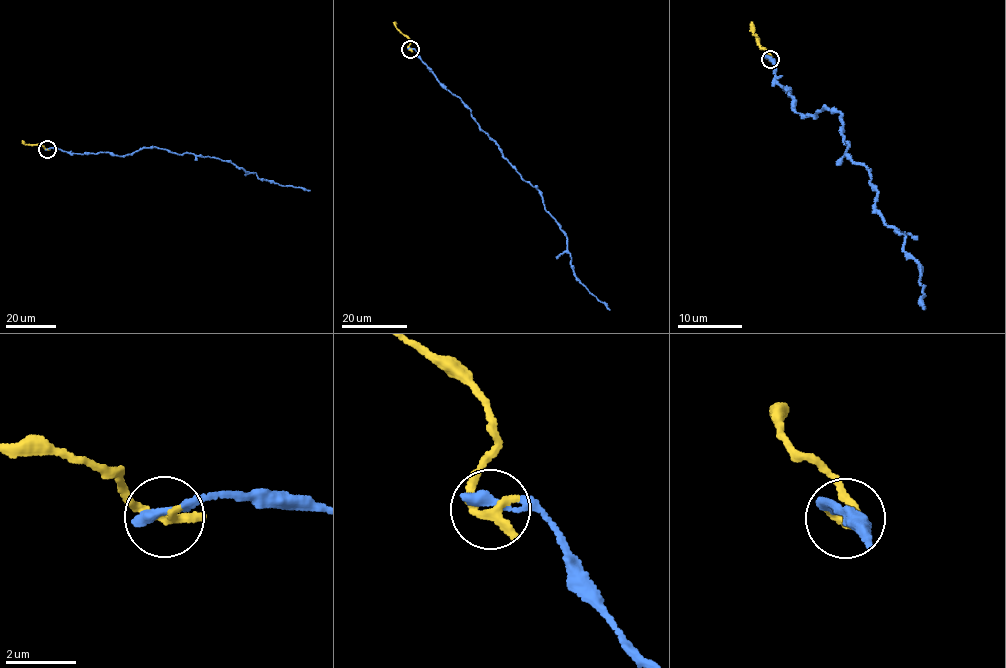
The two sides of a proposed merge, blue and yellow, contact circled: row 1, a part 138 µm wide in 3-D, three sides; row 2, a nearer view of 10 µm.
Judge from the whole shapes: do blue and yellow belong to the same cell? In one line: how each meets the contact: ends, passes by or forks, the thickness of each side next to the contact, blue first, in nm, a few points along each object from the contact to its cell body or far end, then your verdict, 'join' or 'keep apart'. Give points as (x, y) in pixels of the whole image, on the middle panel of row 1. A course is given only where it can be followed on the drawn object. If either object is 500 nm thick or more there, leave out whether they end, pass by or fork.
blue ends | yellow ends | 340/340 nm | blue via (410, 49), (468, 107), (481, 130), (521, 177), (537, 188), (547, 211), (564, 232), (575, 276), (610, 310) | yellow via (410, 49), (410, 42), (394, 22) | join

